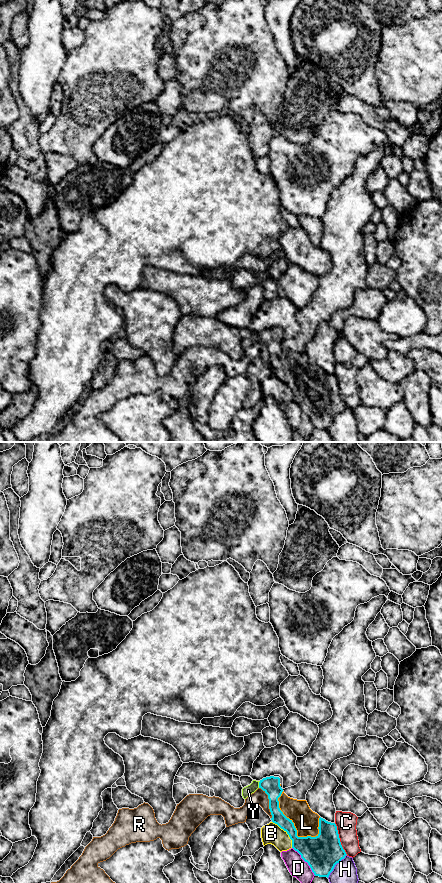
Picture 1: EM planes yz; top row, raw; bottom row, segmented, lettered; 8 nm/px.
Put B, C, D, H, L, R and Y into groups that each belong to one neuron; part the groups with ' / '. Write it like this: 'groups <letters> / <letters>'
groups B / C / D / H / L Y / R

